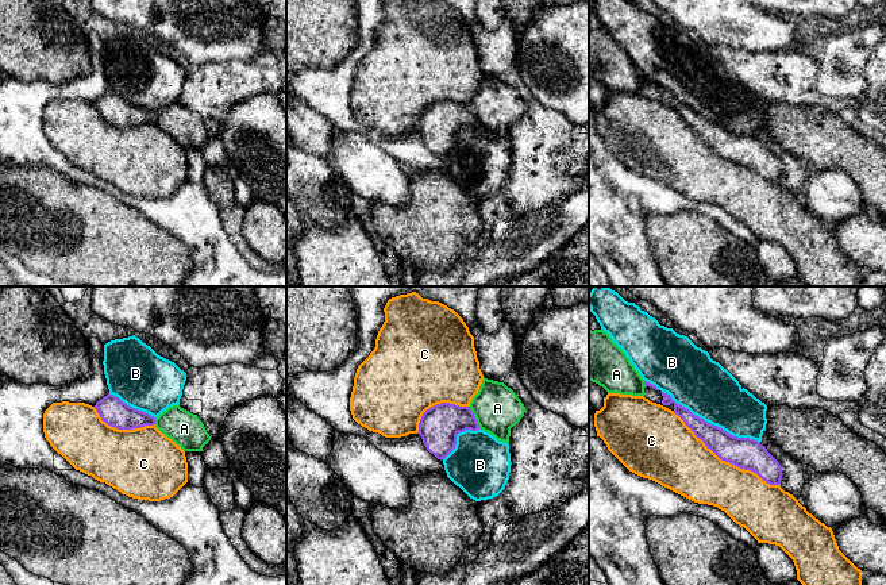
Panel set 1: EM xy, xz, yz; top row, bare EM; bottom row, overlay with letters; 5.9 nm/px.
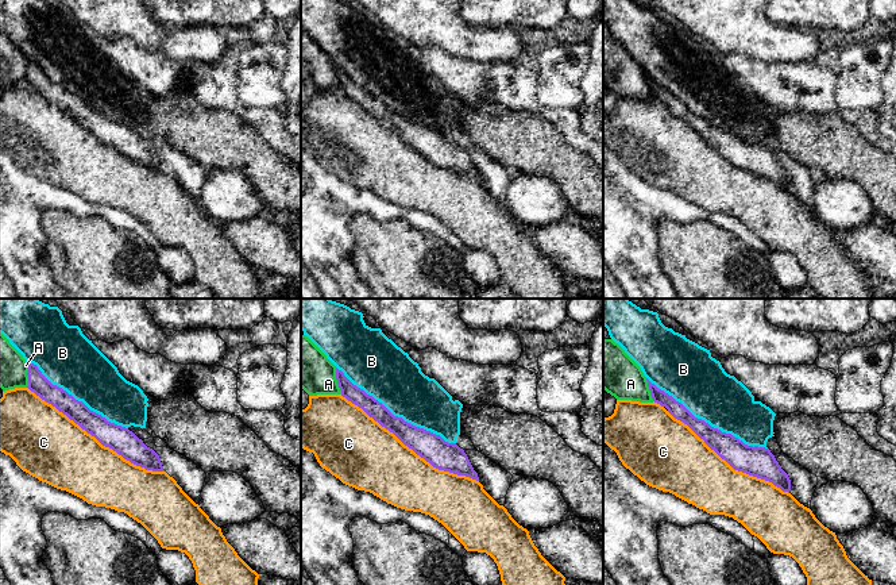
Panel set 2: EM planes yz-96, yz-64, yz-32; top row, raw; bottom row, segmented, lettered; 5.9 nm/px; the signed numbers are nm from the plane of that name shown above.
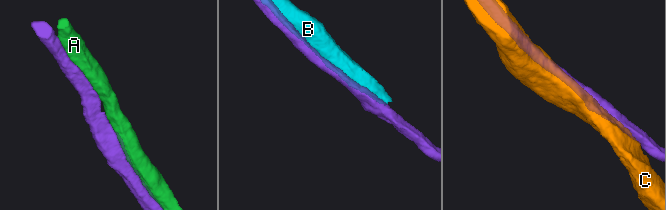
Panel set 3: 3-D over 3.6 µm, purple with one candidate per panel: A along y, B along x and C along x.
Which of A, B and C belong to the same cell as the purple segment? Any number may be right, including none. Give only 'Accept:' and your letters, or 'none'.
Accept: none

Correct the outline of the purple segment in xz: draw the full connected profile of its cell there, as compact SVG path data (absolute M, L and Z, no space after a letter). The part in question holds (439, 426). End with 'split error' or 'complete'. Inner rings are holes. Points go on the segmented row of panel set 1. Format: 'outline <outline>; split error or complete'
outline M442 403L423 413L417 434L431 454L444 459L455 449L457 435L466 430L479 430L470 407Z; complete

